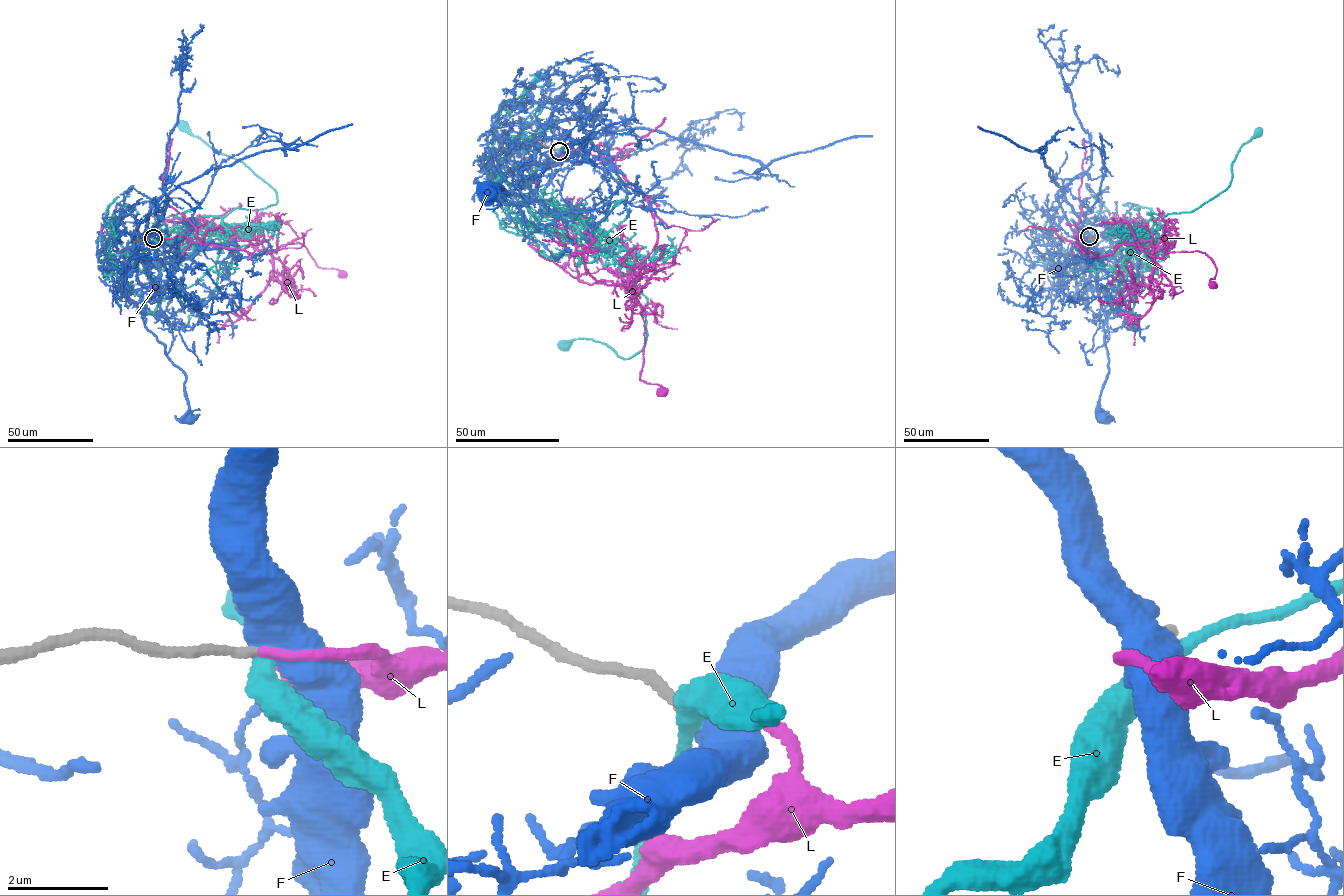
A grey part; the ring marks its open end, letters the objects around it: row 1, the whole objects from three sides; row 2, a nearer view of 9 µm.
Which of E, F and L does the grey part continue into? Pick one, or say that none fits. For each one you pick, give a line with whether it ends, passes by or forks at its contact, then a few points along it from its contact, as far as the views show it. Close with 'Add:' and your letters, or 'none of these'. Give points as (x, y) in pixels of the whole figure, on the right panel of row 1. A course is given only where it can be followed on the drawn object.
L: It ends there. Its course: (1089, 236), (1074, 242), (1092, 257), (1162, 236), (1153, 256), (1204, 252), (1212, 284)
Add: L

